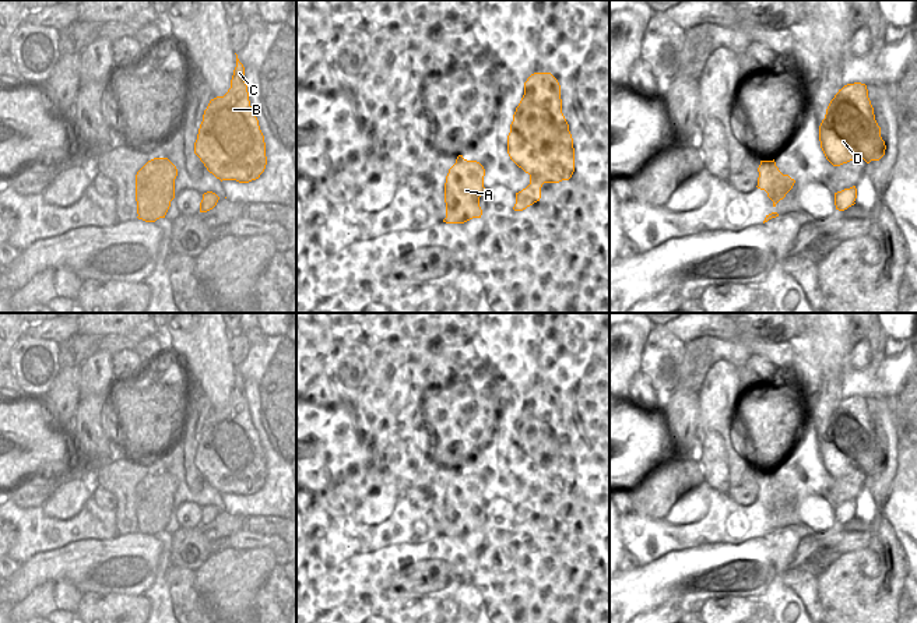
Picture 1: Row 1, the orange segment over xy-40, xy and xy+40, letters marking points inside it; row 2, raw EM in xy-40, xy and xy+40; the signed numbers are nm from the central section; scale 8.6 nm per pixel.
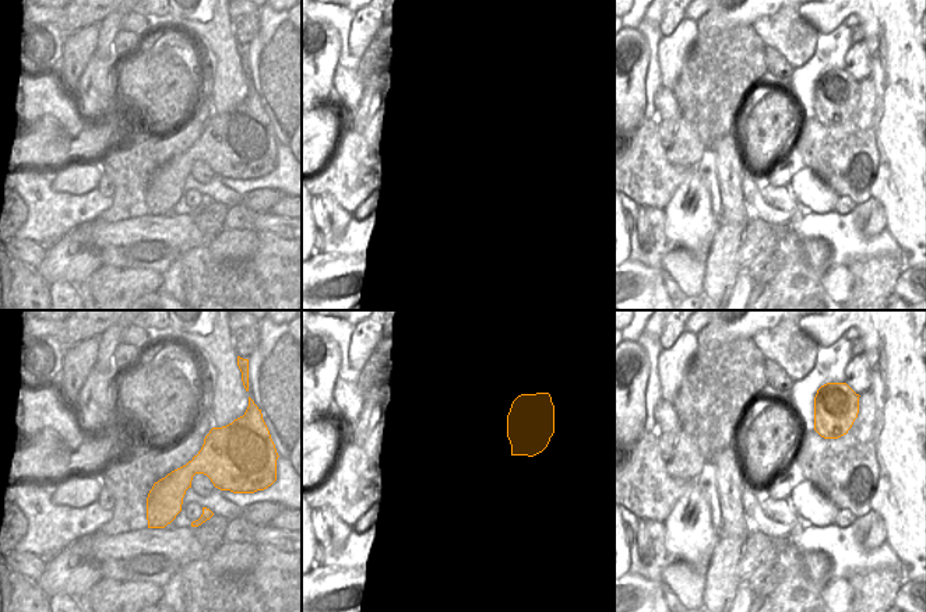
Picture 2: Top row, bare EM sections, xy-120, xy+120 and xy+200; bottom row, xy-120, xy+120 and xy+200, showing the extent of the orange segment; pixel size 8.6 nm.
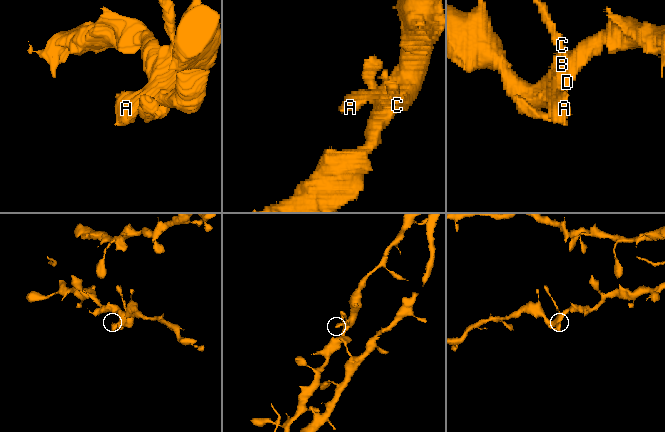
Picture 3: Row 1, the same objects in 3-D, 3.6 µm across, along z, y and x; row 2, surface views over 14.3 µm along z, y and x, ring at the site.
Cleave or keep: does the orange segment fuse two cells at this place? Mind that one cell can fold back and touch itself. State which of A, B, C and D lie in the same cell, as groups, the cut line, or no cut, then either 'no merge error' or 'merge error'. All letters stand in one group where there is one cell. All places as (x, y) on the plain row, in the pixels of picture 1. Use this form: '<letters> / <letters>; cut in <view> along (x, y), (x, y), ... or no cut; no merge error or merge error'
A B C D; no cut; no merge error

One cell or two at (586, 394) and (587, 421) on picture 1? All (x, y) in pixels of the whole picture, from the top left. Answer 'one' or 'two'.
one

